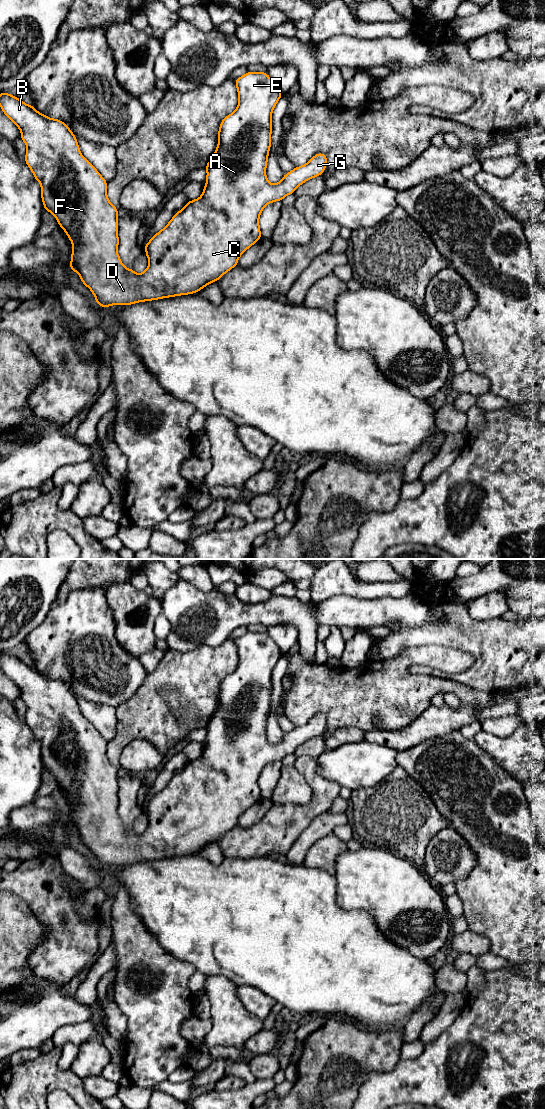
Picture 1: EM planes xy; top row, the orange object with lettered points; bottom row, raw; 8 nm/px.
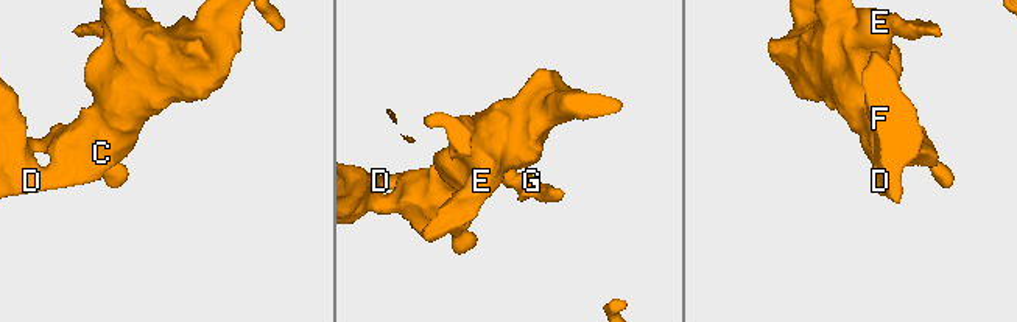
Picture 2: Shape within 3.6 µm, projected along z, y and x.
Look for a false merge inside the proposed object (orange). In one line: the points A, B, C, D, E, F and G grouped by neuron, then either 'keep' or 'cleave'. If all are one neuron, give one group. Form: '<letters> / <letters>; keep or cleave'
A B C D E F G; keep

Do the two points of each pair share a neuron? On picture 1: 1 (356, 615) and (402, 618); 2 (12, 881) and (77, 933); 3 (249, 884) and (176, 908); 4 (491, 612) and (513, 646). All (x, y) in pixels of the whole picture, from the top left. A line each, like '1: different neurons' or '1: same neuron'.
1: same neuron
2: same neuron
3: same neuron
4: different neurons

